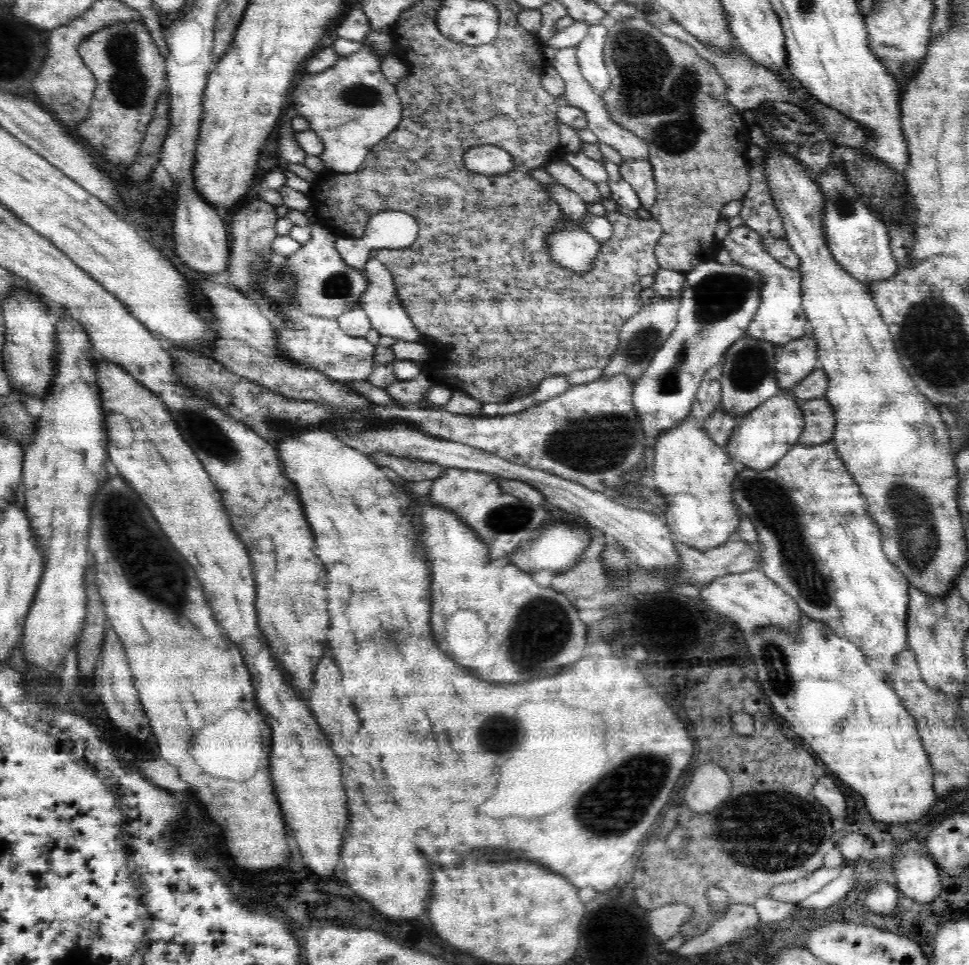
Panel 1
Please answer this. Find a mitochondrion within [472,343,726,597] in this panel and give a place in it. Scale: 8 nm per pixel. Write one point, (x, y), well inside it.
(596, 443)

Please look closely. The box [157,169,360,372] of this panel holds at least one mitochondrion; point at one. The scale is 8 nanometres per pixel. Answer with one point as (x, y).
(338, 286)

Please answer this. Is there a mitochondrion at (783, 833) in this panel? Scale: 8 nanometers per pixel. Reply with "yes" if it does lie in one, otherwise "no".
yes

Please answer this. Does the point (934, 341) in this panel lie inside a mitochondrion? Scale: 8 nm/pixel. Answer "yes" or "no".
yes

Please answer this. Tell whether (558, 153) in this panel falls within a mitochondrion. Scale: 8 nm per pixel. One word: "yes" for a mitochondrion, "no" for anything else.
no

